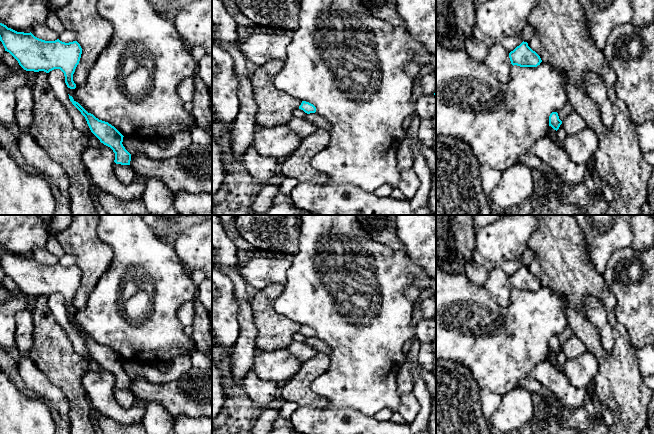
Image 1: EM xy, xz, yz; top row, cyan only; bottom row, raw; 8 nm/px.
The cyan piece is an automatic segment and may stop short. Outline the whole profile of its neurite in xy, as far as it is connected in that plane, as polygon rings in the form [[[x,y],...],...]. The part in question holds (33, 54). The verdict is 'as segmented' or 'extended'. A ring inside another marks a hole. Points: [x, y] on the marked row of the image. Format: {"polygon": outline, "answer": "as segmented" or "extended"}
{"polygon": [[[0,23],[0,41],[26,71],[49,73],[60,69],[68,88],[75,89],[73,74],[79,64],[82,48],[77,41],[65,43],[59,39],[45,41],[31,32],[17,32]]], "answer": "as segmented"}

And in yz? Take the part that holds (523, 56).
{"polygon": [[[524,41],[509,53],[509,58],[513,66],[520,67],[537,67],[542,62],[540,56]]], "answer": "as segmented"}

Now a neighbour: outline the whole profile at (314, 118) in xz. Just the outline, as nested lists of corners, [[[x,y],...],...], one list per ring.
[[[315,113],[307,114],[306,120],[317,126],[318,128],[325,129],[327,131],[331,130],[331,124],[328,123],[323,117]]]

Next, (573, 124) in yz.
[[[572,111],[562,124],[567,134],[577,134],[586,126],[583,119],[575,111]]]

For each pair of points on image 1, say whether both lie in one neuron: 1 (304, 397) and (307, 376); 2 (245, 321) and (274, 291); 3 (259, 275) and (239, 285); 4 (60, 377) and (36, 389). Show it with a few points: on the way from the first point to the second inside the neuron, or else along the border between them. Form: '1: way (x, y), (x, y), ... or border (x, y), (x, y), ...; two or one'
1: way (304, 392), (304, 381); one
2: border (249, 300), (253, 322), (257, 329), (257, 337); two
3: border (238, 262), (238, 274), (246, 284); two
4: border (35, 364), (67, 398); two

